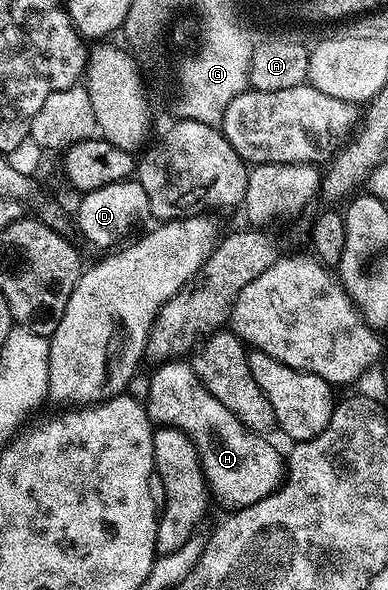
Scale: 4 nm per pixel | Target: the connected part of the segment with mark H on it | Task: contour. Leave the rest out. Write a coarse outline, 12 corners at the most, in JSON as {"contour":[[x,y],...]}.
{"contour":[[184,359],[158,363],[143,402],[191,438],[212,499],[246,508],[287,464]]}

